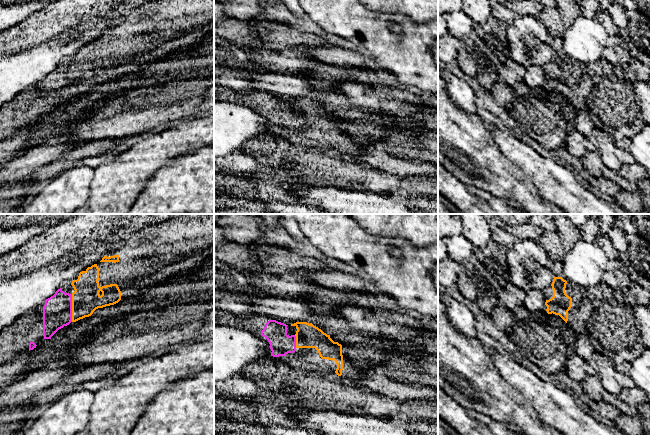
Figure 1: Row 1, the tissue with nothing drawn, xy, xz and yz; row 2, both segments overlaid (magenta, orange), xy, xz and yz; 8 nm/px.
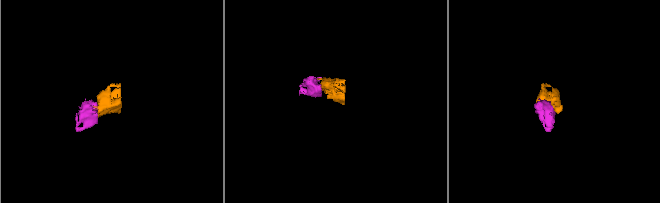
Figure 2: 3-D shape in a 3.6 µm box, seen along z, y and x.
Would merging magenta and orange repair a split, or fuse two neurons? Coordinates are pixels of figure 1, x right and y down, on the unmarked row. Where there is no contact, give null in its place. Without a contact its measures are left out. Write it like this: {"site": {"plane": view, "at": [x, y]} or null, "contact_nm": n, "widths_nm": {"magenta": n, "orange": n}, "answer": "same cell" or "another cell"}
{"site": {"plane": "xy", "at": [71, 84]}, "contact_nm": 220, "widths_nm": {"magenta": 240, "orange": 220}, "answer": "same cell"}

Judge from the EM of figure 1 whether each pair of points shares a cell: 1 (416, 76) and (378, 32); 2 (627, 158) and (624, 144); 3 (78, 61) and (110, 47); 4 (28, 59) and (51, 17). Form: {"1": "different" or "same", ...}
{"1": "same", "2": "same", "3": "same", "4": "different"}

